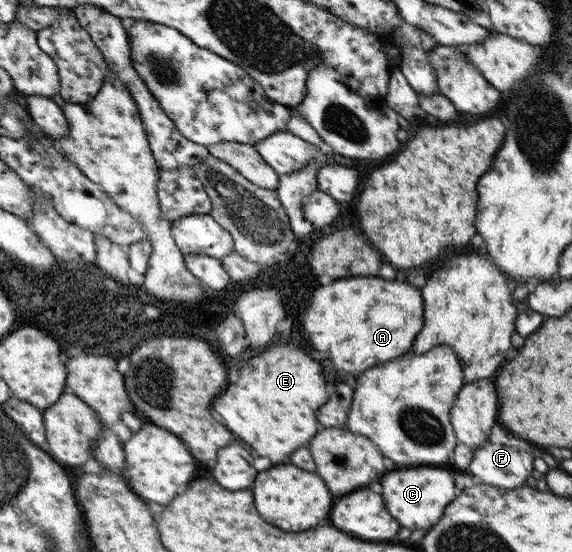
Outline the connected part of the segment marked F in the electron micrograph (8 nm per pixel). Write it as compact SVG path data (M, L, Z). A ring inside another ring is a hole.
M493 425L484 443L473 449L467 472L474 477L474 480L496 486L496 489L510 491L510 489L524 487L526 486L526 479L536 475L532 467L533 449L534 445L530 447L528 443L512 437L506 429L502 429L502 426Z

